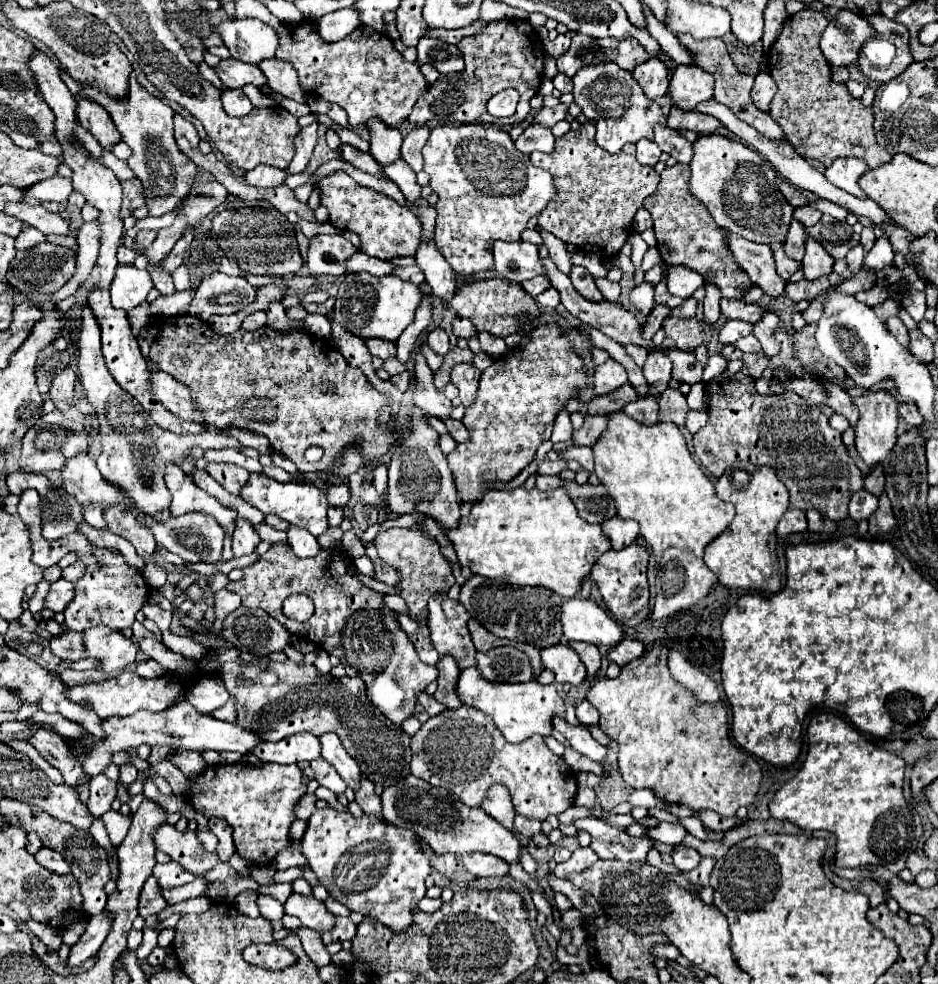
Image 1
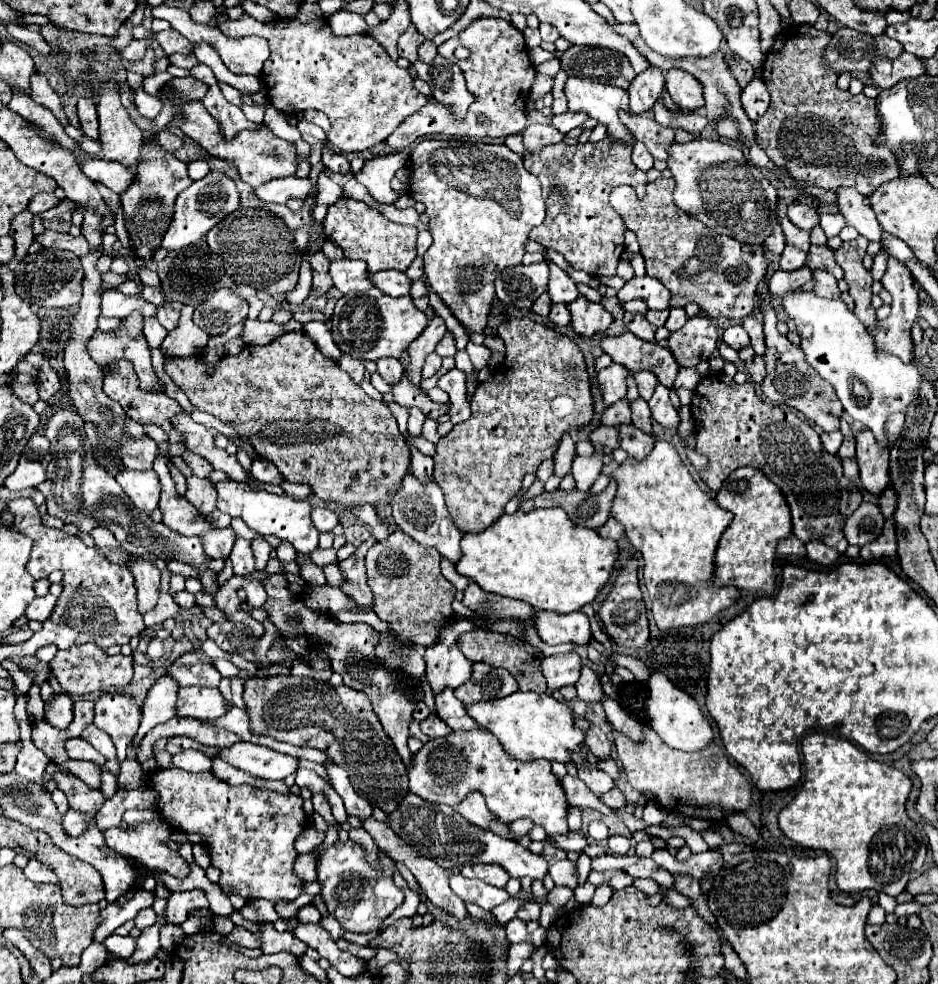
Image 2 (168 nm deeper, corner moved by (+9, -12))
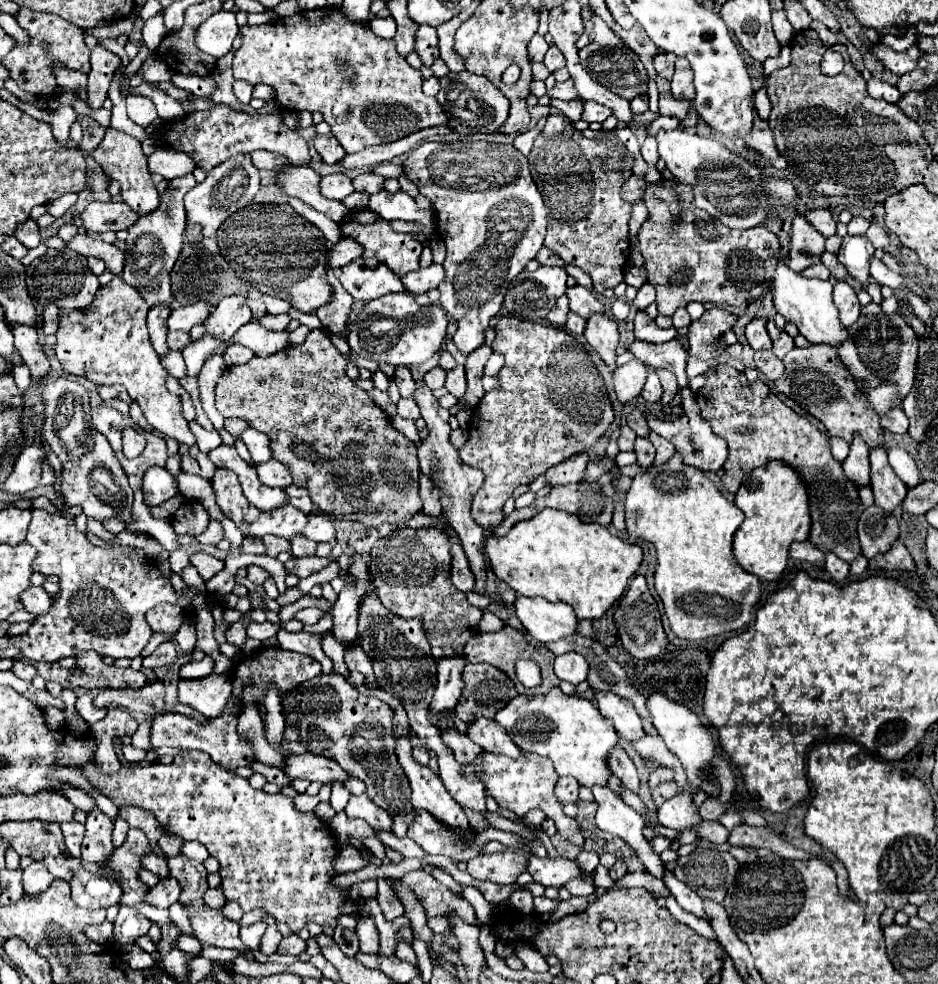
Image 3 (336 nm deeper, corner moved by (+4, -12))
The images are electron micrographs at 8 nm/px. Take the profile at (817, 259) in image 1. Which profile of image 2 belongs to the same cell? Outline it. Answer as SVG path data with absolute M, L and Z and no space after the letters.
M813 272L813 284L815 284L813 290L823 298L839 298L841 296L837 280L827 272Z

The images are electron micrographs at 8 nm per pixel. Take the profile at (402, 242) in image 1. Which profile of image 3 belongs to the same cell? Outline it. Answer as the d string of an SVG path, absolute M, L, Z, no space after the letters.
M362 208L362 210L352 210L344 216L340 222L340 232L342 236L354 238L360 242L364 248L364 258L378 258L382 264L386 264L396 276L402 276L406 272L418 270L420 268L420 252L422 252L422 242L414 234L400 234L390 226L390 220L384 220L376 212Z

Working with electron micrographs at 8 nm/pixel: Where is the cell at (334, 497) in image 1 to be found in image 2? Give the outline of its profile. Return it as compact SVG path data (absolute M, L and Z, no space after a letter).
M315 506L311 510L311 522L315 524L315 528L319 532L331 532L335 526L337 526L337 514L329 508L323 508L323 506Z

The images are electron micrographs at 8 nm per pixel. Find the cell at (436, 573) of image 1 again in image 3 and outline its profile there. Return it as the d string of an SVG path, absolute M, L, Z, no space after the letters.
M406 528L380 538L370 552L370 576L380 602L396 616L416 618L426 630L434 658L462 656L462 648L478 632L482 610L466 600L450 582L450 544L438 528Z

